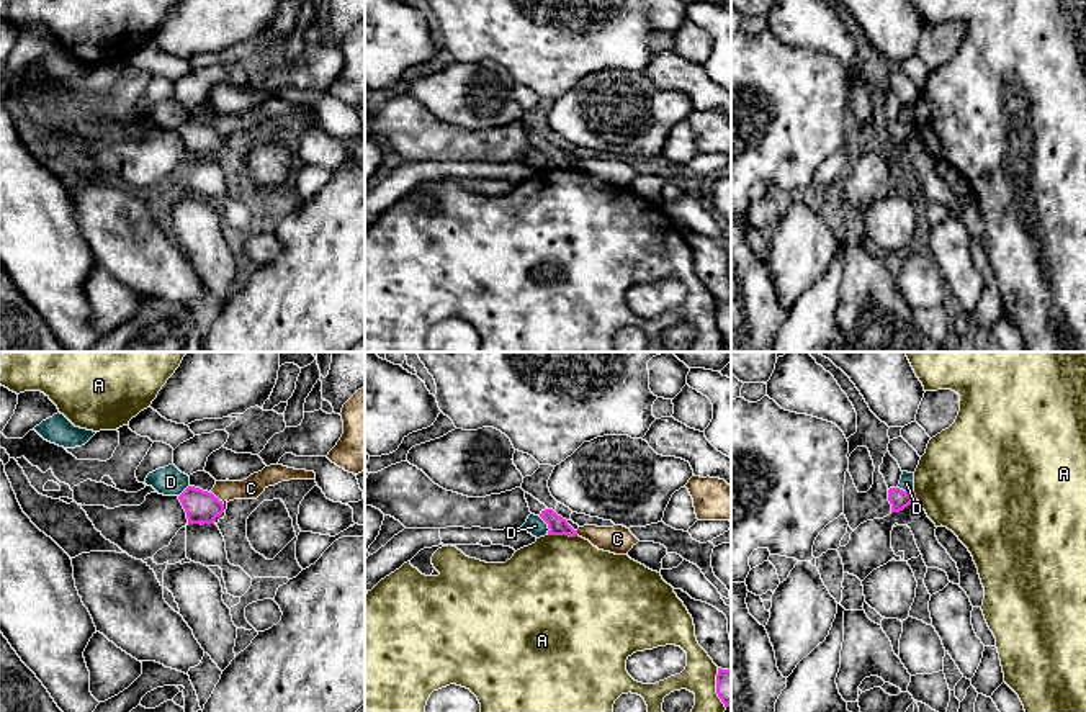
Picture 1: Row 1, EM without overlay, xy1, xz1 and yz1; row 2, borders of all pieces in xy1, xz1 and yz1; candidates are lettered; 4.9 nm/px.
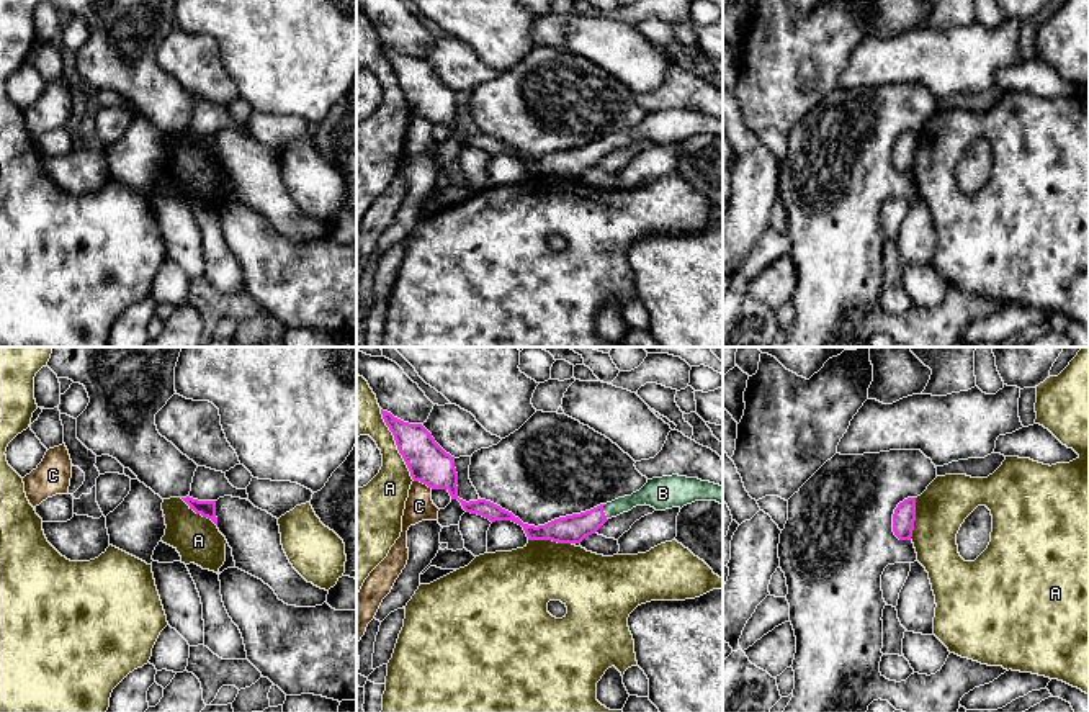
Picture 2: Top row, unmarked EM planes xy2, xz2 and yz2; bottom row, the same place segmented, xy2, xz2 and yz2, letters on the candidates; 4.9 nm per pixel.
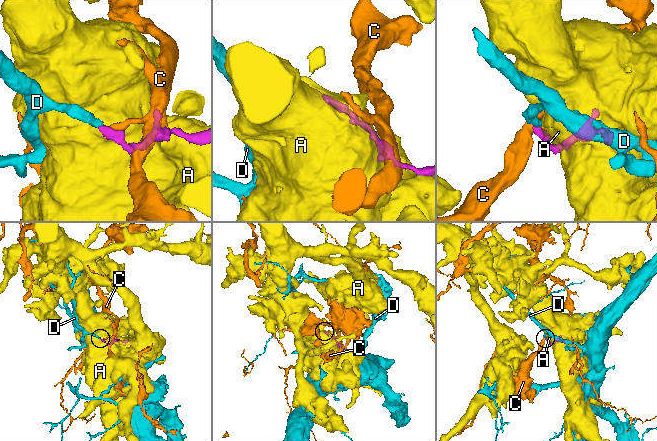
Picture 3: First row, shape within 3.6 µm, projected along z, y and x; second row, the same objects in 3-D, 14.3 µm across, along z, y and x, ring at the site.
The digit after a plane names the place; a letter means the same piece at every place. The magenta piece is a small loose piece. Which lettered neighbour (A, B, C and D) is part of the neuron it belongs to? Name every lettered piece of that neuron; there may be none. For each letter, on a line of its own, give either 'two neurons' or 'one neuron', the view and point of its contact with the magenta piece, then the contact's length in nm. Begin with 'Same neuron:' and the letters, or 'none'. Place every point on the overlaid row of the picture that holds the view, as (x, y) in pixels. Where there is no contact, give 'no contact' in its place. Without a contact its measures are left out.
Same neuron: B
A: two neurons; meets magenta in xz2 at (396, 444); contact 400 nm long
B: one neuron; meets magenta in xz2 at (604, 513); contact 80 nm long
C: two neurons; meets magenta in xz2 at (424, 483); contact 100 nm long
D: two neurons; meets magenta in xz1 at (548, 526); contact 110 nm long

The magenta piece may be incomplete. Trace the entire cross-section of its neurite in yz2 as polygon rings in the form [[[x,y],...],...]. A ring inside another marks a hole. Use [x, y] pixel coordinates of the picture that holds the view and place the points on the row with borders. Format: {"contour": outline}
{"contour": [[[916,498],[898,504],[893,514],[893,532],[899,540],[911,540],[916,520]]]}

